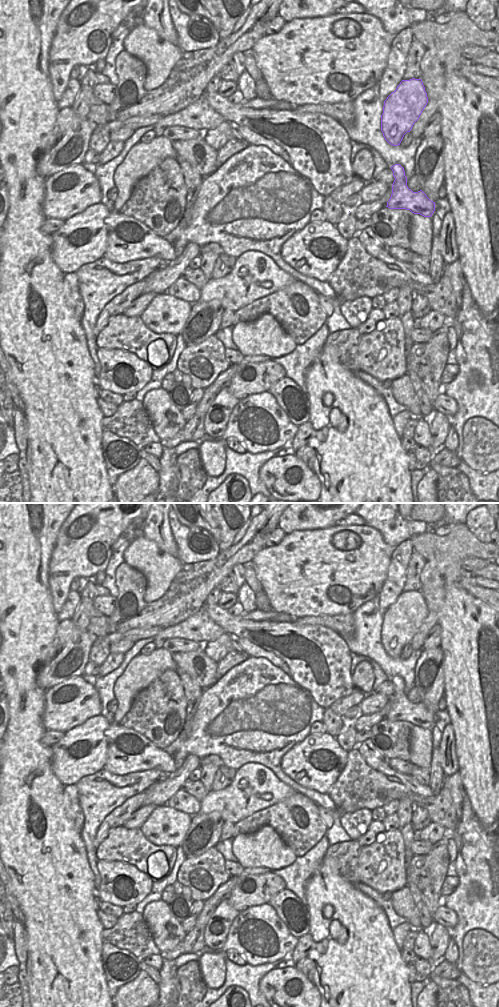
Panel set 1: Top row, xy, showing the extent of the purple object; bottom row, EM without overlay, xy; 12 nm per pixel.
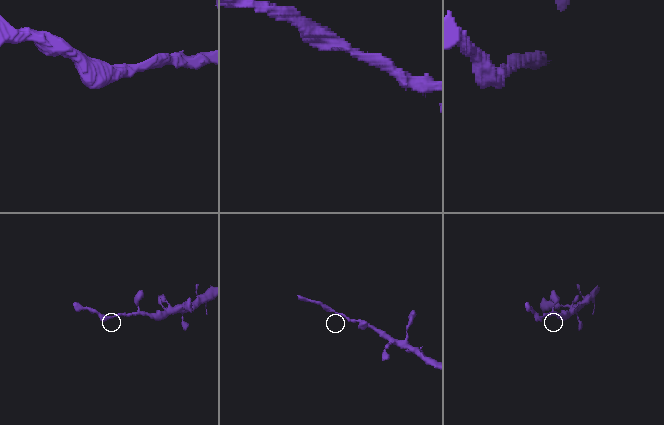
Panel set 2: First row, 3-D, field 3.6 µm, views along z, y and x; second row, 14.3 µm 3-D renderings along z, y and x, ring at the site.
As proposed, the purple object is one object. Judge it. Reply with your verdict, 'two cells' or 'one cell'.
one cell

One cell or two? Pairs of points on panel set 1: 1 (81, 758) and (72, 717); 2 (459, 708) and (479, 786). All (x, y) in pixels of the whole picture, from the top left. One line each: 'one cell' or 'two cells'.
1: two cells
2: one cell

